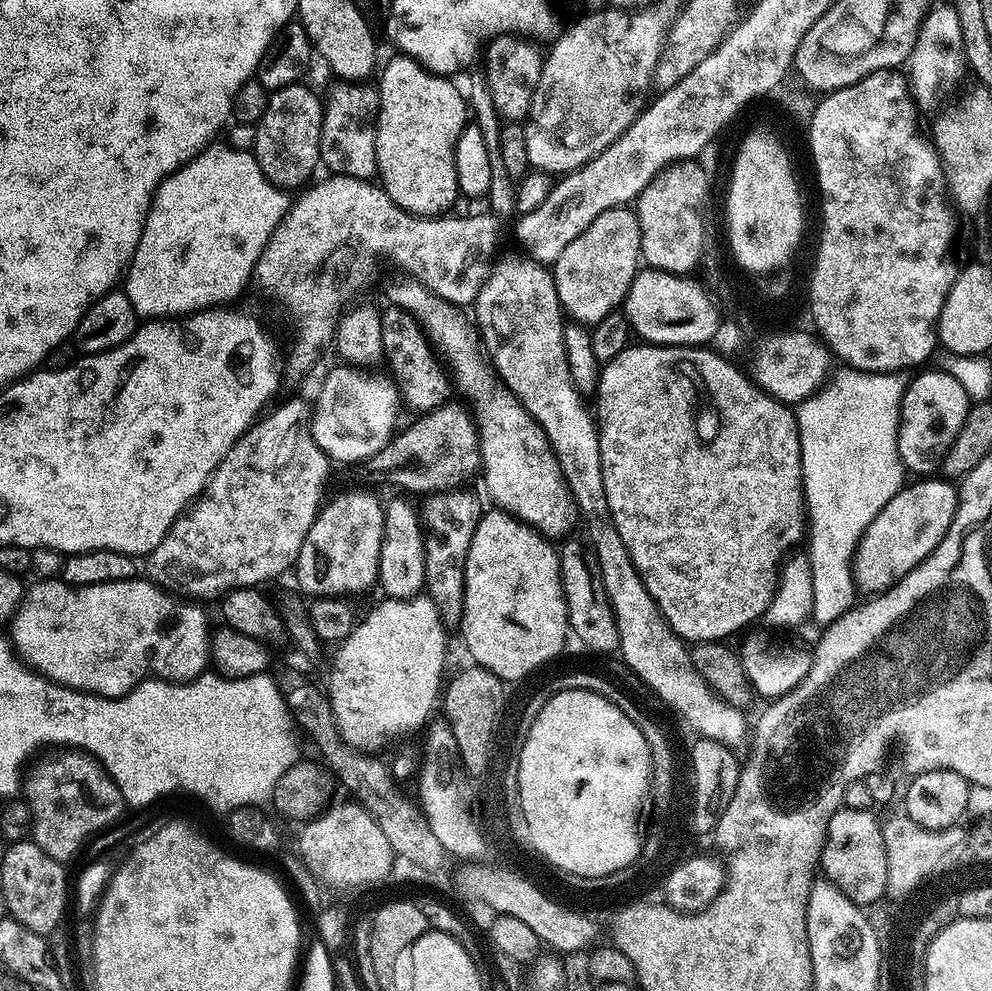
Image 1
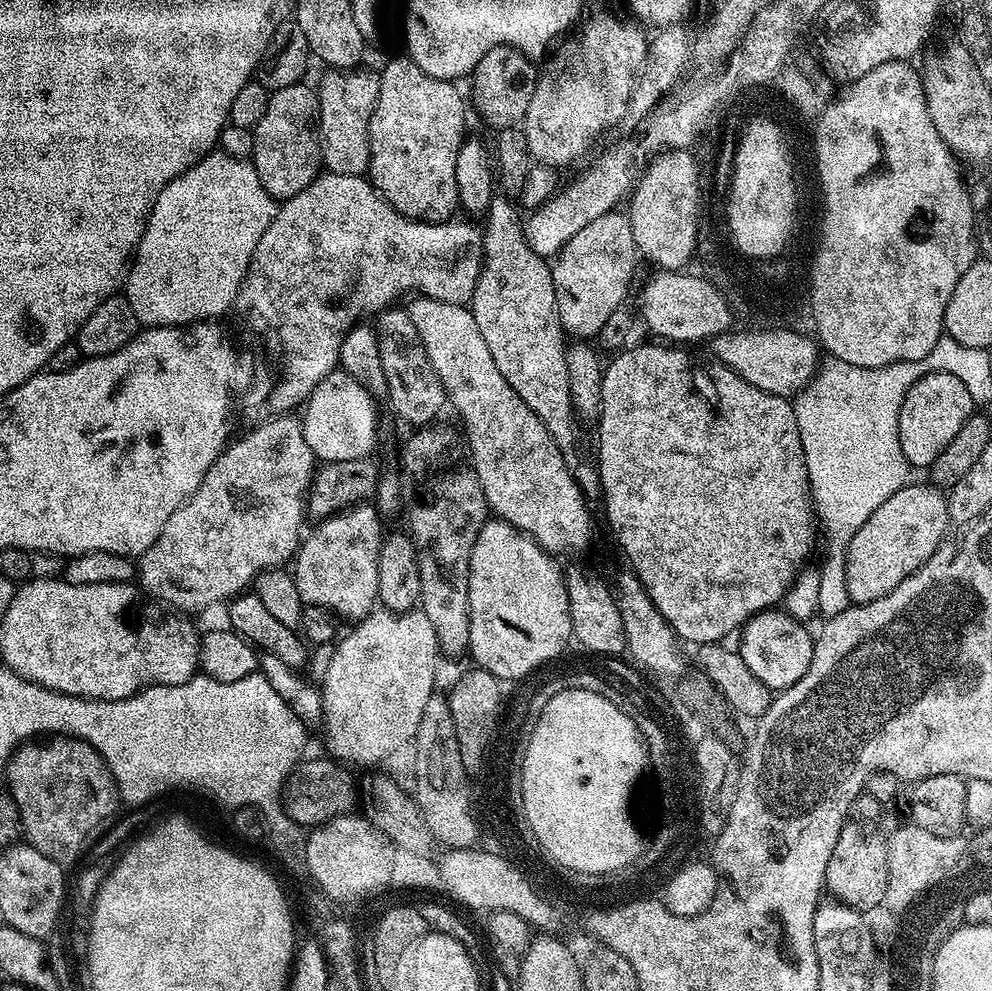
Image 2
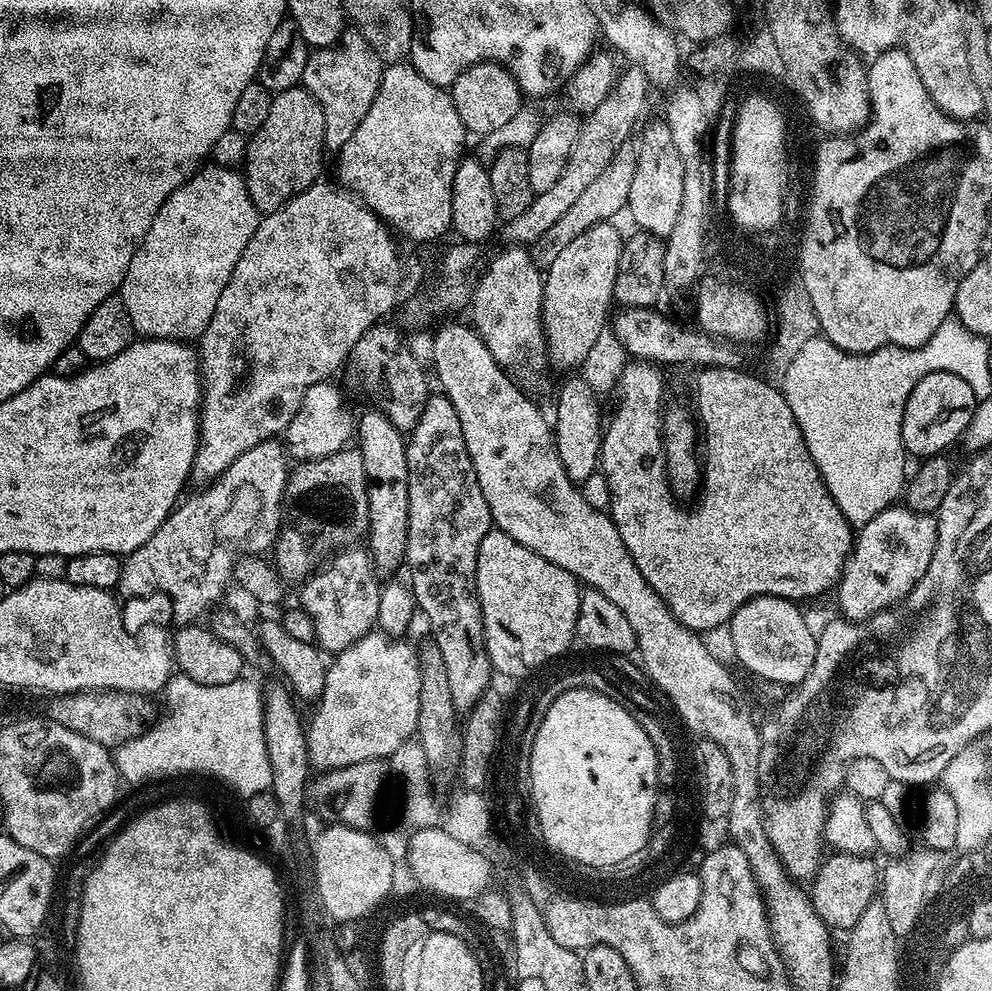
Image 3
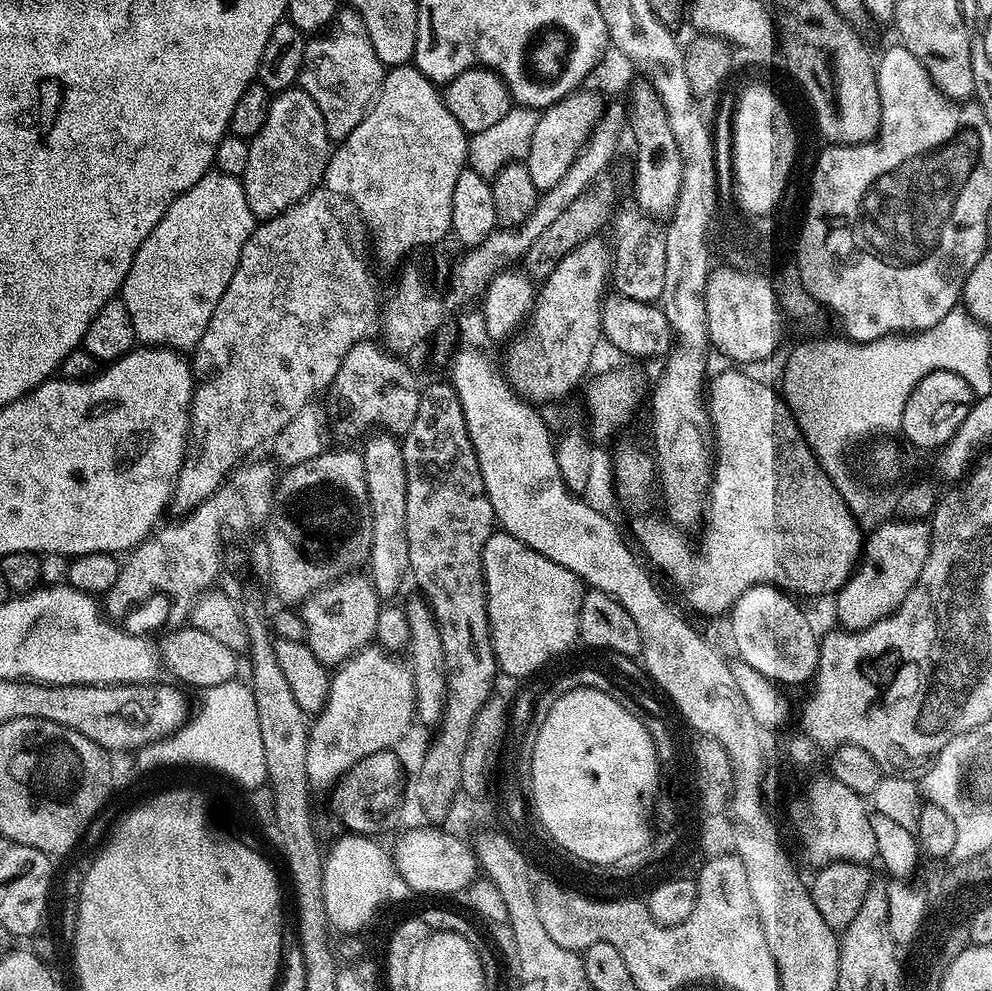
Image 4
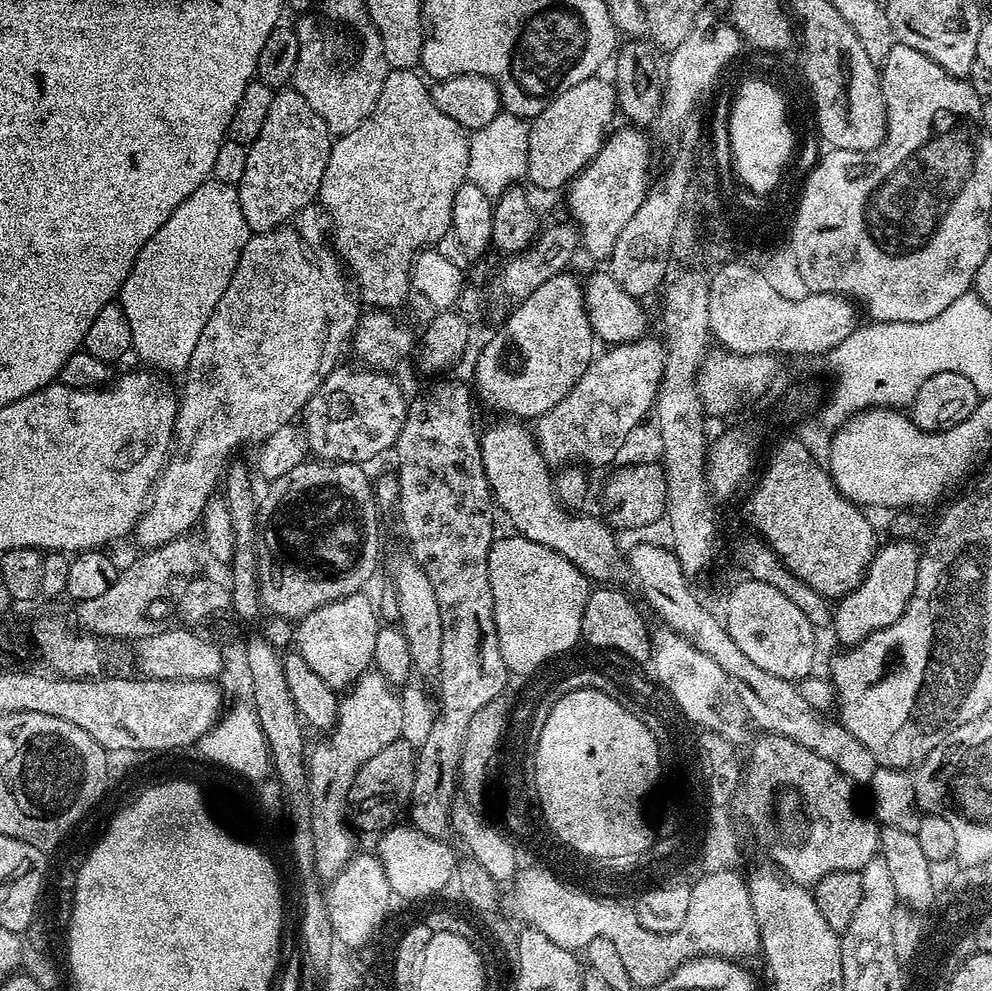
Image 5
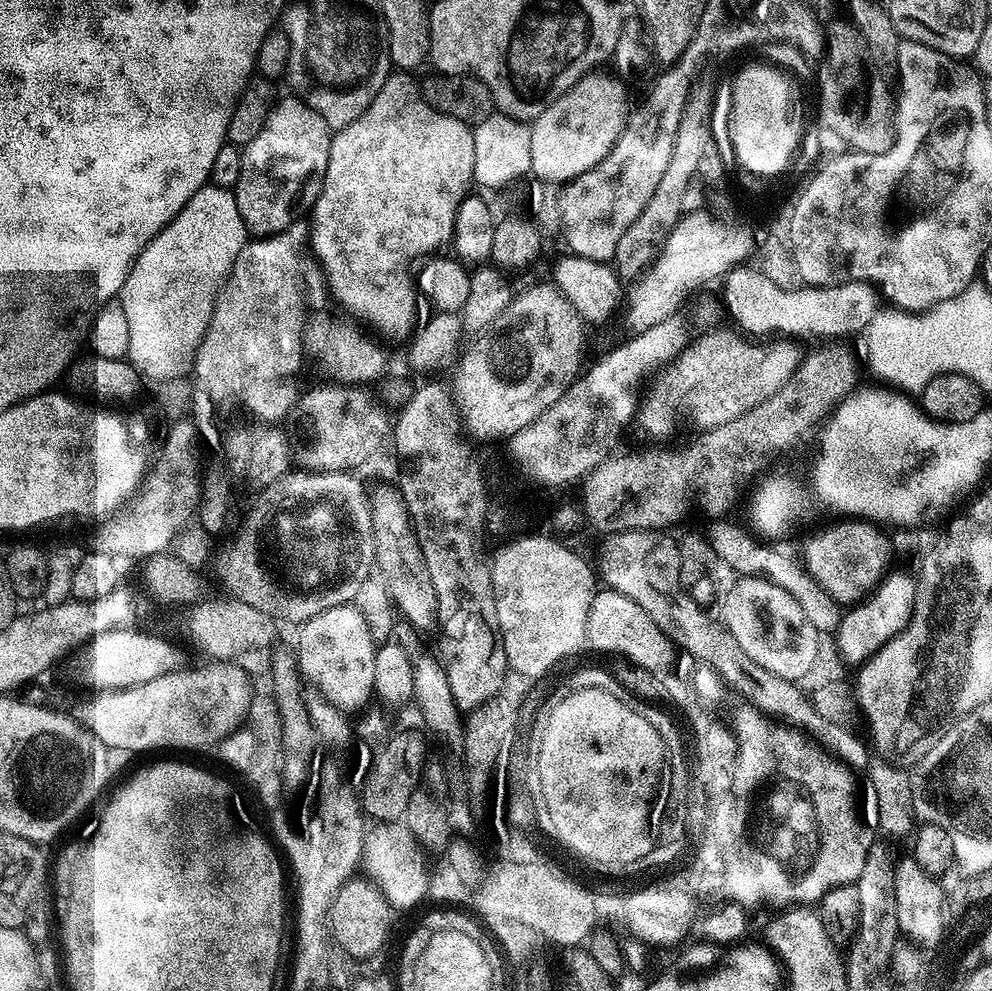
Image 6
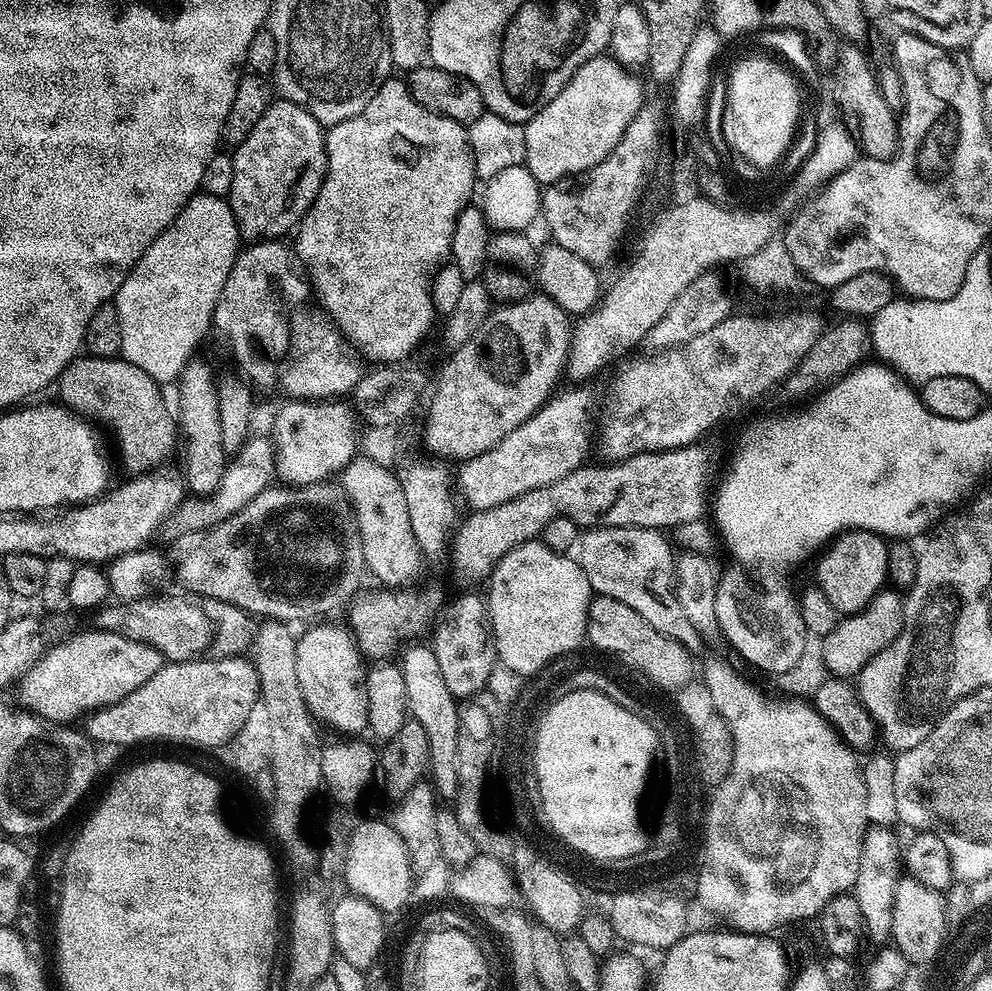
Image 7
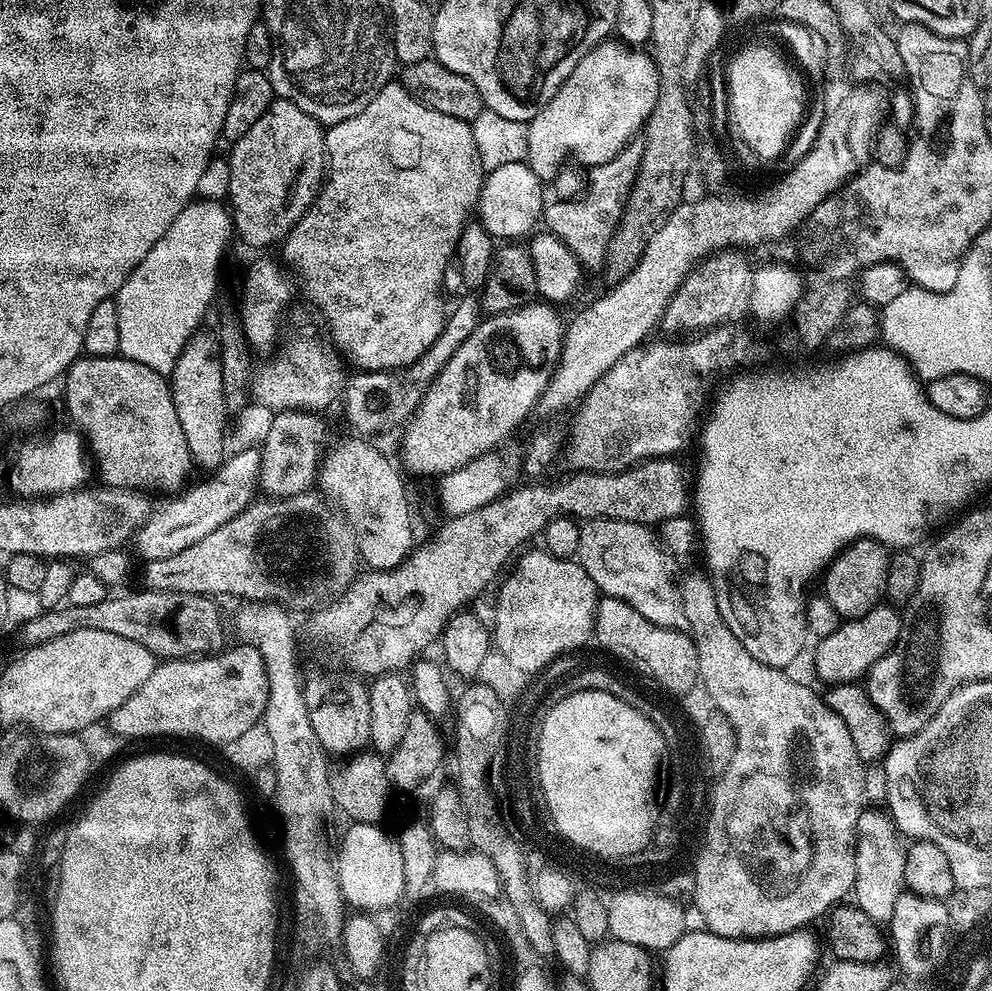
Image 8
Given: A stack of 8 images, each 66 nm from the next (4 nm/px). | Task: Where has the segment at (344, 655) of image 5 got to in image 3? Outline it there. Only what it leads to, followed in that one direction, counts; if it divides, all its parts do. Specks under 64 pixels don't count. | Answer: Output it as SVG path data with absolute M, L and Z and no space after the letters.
M349 546L337 551L327 561L328 568L321 567L302 584L304 589L300 592L299 603L313 620L315 643L325 653L345 652L355 640L361 640L367 632L377 627L382 584L376 581L378 572L373 565L371 552L367 547L360 547Z

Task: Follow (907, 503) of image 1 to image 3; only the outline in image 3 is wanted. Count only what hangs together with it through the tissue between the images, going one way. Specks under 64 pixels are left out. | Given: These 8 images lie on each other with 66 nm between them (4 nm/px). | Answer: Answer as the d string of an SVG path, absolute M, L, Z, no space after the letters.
M893 506L879 512L870 523L855 533L852 552L844 563L844 573L840 575L840 583L834 592L834 597L840 603L839 615L845 620L868 620L899 605L910 594L910 590L914 590L922 574L926 574L926 566L930 566L930 558L934 558L935 549L935 515L915 512L905 506Z

